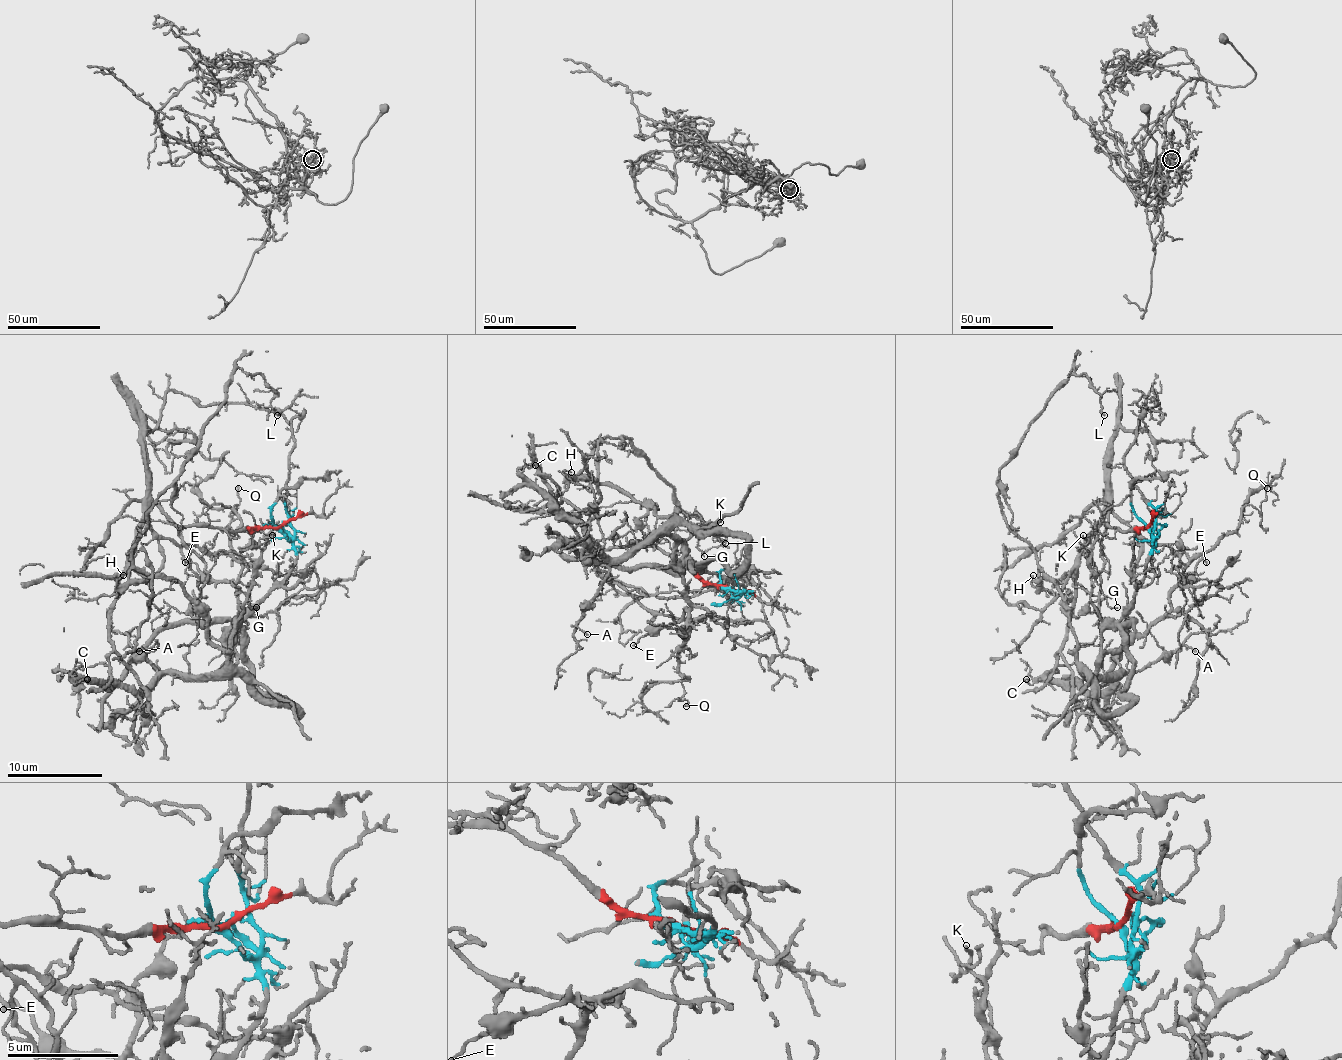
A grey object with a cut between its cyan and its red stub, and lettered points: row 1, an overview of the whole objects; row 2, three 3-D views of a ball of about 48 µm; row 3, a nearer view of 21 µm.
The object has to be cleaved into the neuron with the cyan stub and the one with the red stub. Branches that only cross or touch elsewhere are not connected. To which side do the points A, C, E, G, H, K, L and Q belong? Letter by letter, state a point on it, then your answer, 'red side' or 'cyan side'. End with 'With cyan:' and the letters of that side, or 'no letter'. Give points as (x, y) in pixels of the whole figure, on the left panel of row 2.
A: (139, 651) | cyan side
C: (87, 679) | cyan side
E: (185, 562) | cyan side
G: (256, 607) | cyan side
H: (123, 575) | cyan side
K: (272, 535) | cyan side
L: (277, 415) | cyan side
Q: (238, 488) | cyan side
With cyan: A, C, E, G, H, K, L, Q

